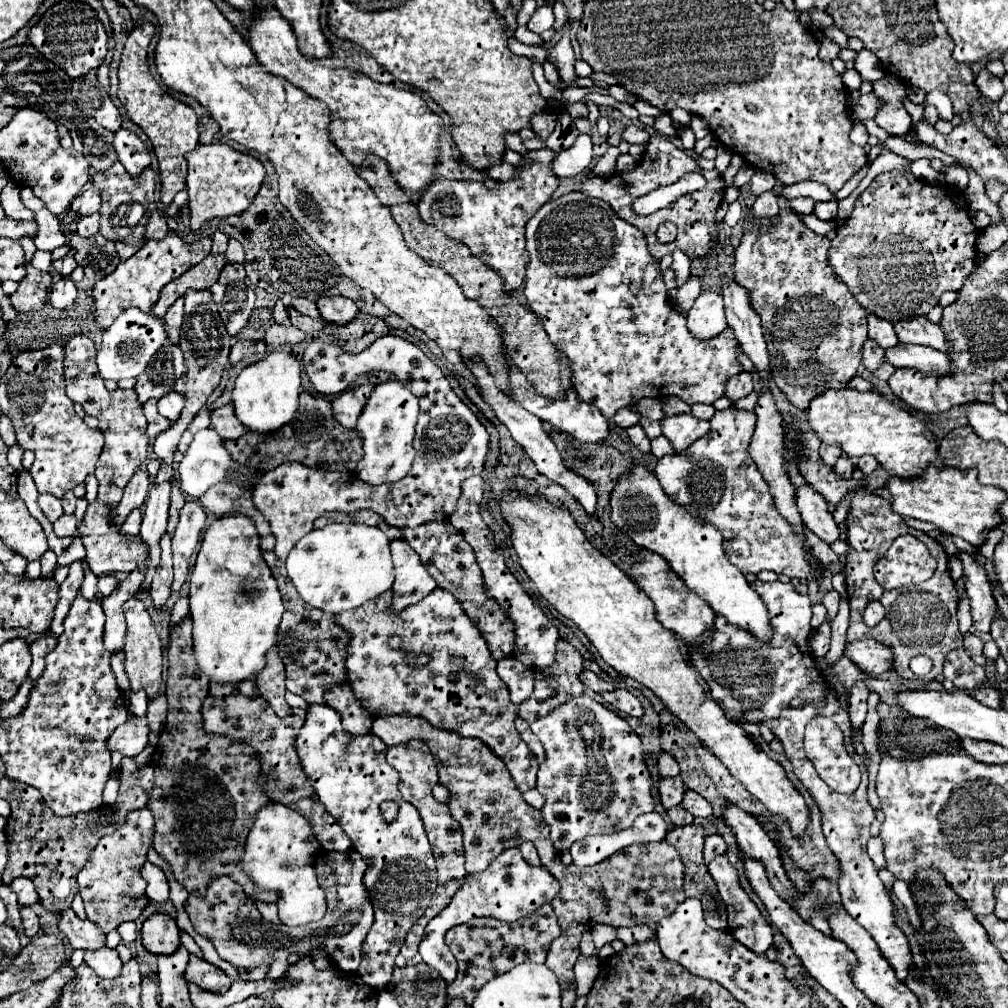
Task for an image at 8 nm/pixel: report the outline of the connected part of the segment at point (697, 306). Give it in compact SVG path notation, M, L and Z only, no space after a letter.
M702 292L688 314L688 330L698 340L716 338L728 328L724 316L724 302L720 294Z

